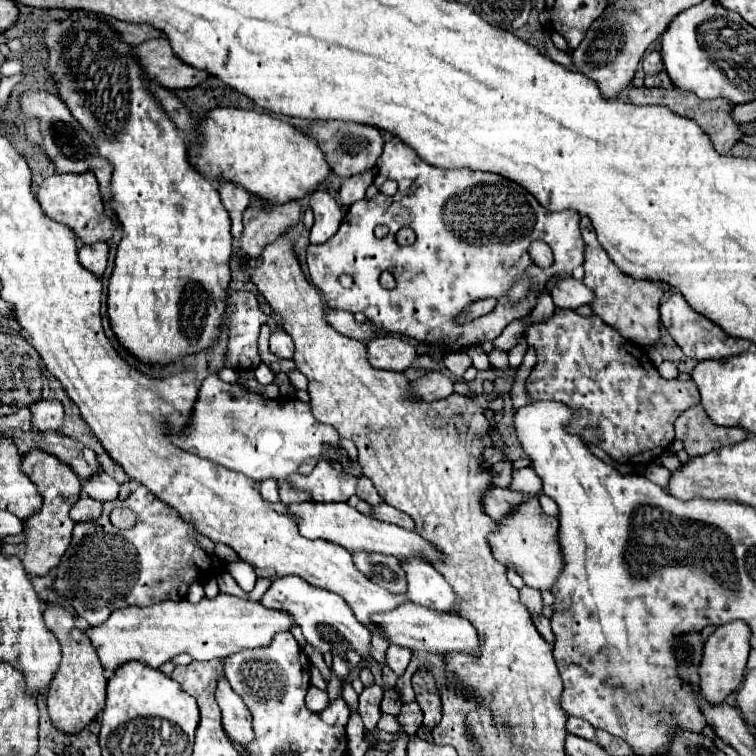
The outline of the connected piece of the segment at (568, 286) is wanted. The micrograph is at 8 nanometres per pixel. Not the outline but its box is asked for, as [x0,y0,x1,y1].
[550,276,594,310]

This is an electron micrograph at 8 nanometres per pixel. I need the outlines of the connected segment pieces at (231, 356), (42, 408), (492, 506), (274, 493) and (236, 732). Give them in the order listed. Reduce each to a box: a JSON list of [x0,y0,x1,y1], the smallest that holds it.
[[226,292,268,370],[30,400,64,432],[484,486,530,520],[258,480,280,502],[216,678,254,746]]

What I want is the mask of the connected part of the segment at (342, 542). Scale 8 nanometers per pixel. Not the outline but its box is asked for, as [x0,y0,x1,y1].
[288,502,444,562]

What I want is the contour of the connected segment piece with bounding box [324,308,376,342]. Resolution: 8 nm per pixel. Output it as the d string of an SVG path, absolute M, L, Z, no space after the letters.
M326 308L326 314L324 314L324 318L328 320L328 324L336 330L336 332L340 332L340 334L344 334L344 336L348 336L348 338L356 338L356 340L370 340L370 338L374 338L376 334L370 330L370 326L368 324L358 324L356 320L354 320L354 314L348 314L348 312L344 312L344 310L328 310Z

